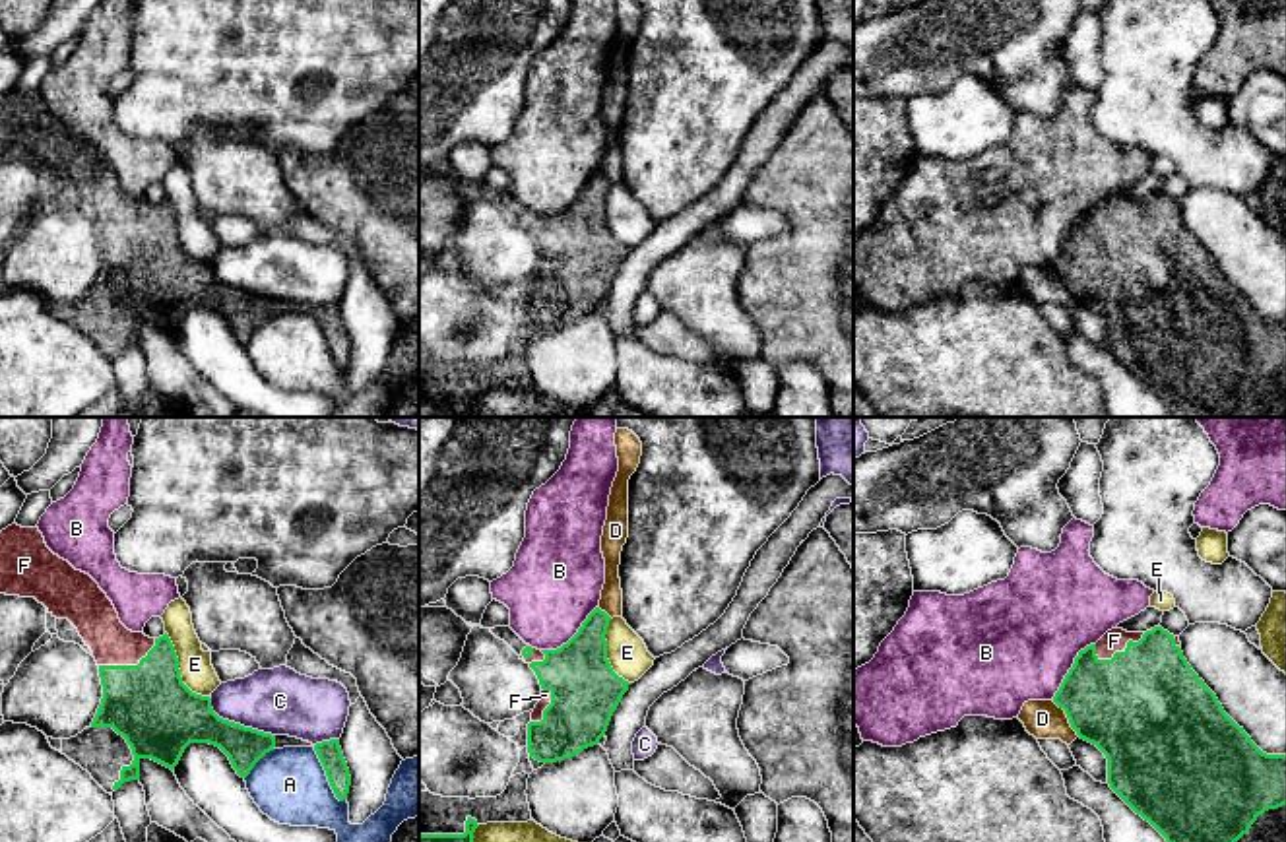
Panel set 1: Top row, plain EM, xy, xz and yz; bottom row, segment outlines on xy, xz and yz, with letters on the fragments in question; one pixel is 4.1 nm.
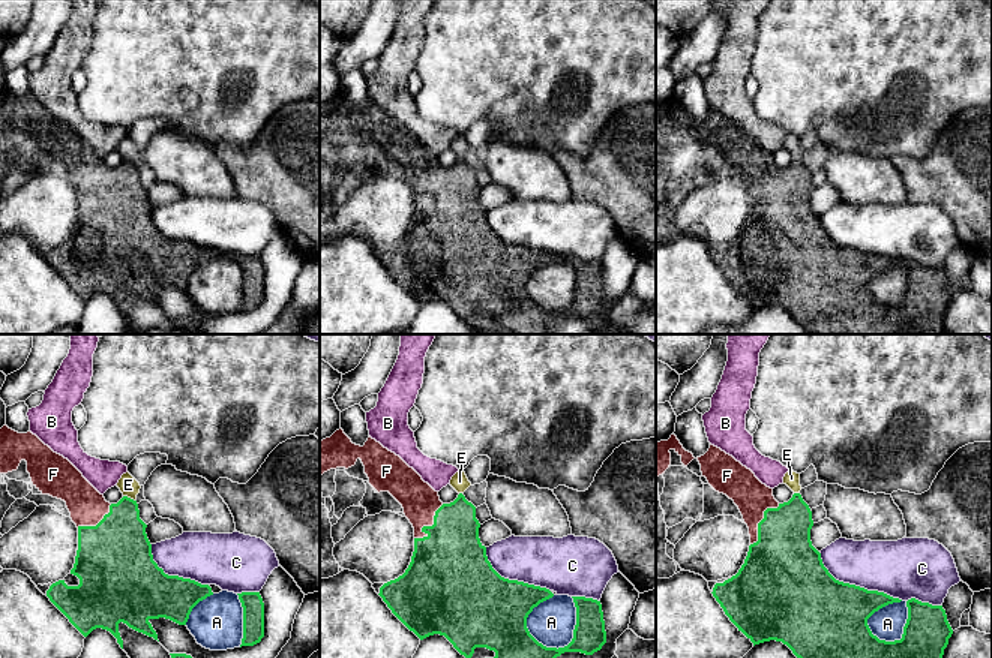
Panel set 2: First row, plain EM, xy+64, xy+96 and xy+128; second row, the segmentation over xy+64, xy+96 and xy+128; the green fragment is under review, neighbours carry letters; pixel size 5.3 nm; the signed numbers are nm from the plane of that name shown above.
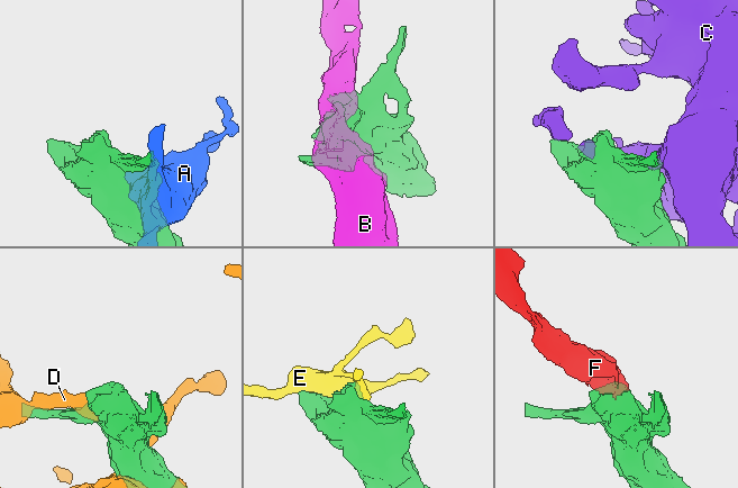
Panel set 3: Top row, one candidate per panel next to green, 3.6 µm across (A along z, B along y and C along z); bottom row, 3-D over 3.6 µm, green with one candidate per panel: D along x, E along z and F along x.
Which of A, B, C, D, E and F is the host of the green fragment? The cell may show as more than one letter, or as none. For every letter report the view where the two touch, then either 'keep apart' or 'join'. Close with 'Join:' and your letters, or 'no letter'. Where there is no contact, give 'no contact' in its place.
A: contact in xy; keep apart
B: contact in yz; keep apart
C: contact in xy; keep apart
D: contact in yz; keep apart
E: contact in xy; keep apart
F: contact in yz; join
Join: F

